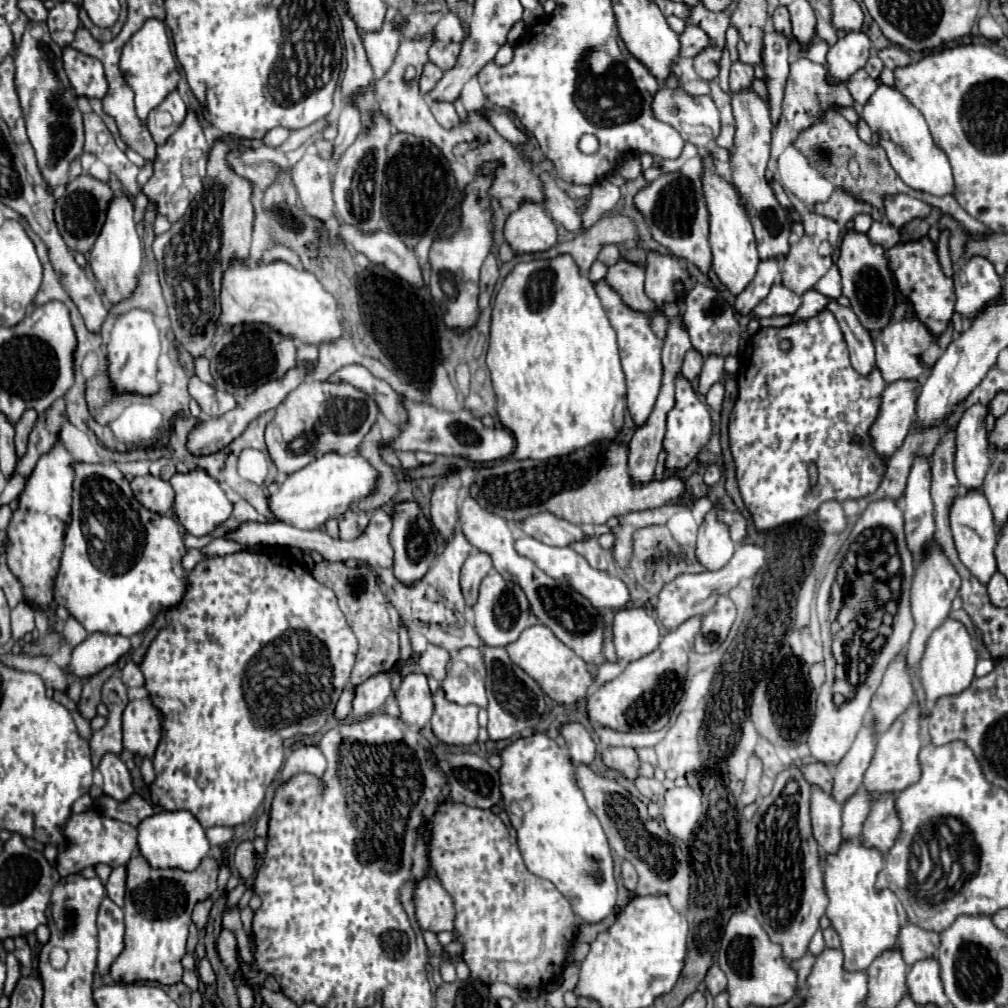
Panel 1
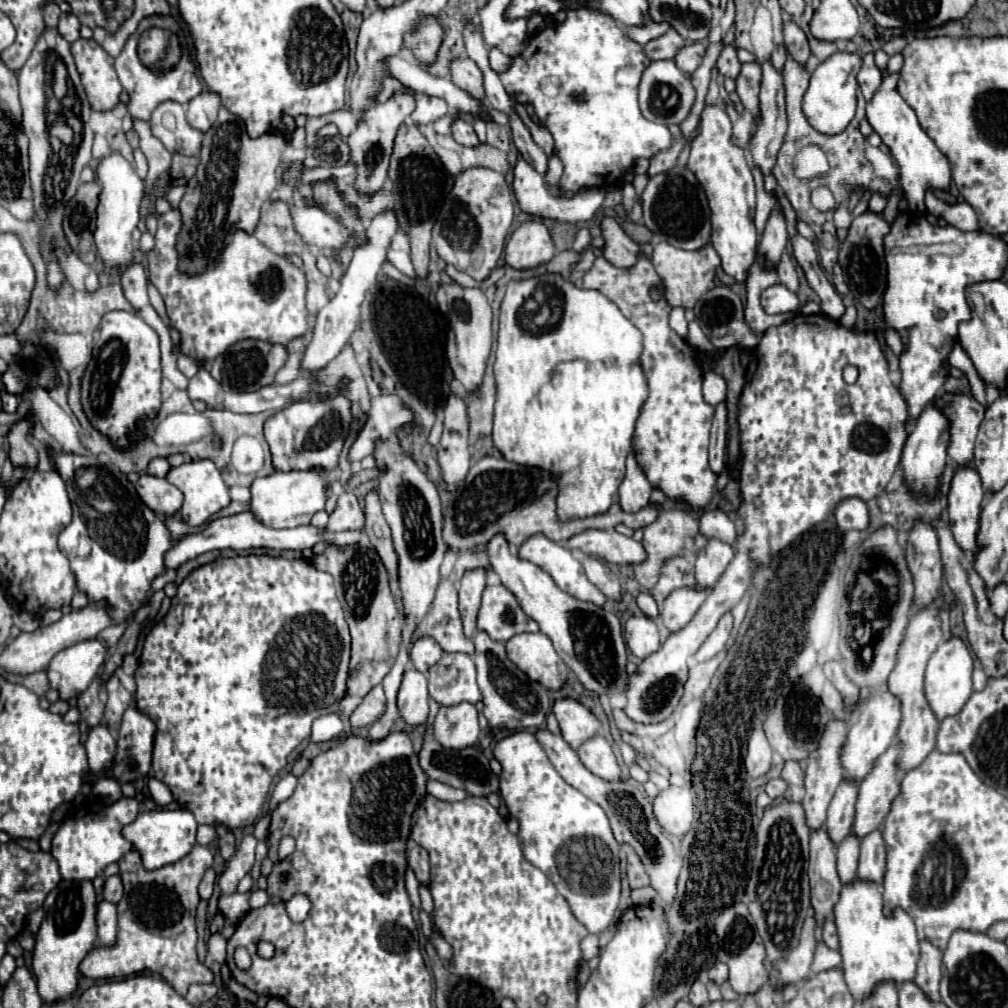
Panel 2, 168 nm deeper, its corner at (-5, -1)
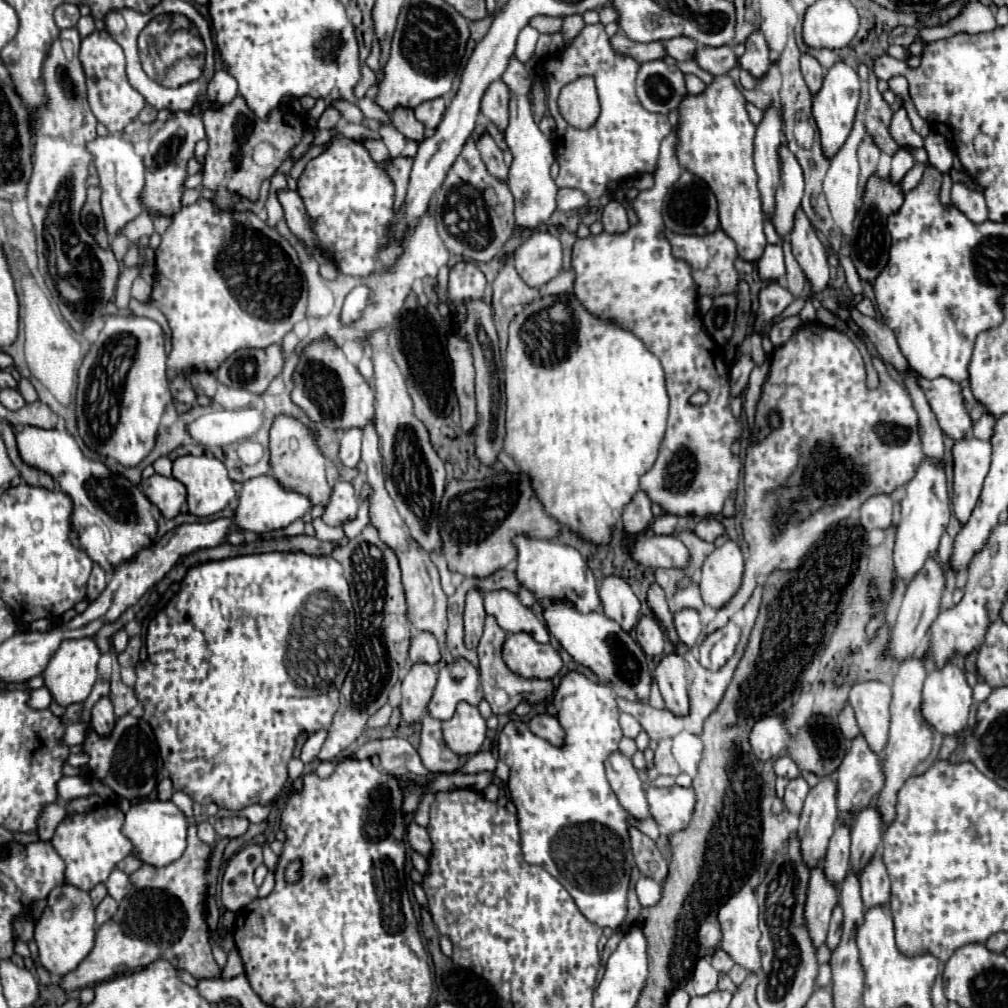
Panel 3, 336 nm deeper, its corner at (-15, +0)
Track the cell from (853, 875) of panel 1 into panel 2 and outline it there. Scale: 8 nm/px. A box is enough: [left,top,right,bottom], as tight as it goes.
[833,878,919,1000]

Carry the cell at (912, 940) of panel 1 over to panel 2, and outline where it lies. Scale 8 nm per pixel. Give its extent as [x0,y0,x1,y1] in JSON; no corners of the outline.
[915,940,943,1000]

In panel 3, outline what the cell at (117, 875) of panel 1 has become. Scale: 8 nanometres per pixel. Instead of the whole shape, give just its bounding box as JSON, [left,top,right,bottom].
[107,869,129,901]

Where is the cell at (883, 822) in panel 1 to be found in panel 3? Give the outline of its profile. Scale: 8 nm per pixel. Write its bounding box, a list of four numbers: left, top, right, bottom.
[859,857,891,911]

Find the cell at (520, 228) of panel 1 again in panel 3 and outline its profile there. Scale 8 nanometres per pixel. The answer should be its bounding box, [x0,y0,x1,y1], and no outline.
[513,231,561,289]

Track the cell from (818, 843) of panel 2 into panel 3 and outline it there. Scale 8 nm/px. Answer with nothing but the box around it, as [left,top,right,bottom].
[805,867,839,949]

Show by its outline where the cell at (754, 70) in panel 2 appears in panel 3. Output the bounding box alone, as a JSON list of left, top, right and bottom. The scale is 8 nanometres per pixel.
[739,29,771,77]

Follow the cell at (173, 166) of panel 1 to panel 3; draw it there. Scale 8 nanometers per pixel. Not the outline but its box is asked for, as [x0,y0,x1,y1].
[207,69,237,103]

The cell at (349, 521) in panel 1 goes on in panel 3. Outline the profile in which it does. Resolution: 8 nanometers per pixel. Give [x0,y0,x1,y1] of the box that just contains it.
[321,481,359,527]

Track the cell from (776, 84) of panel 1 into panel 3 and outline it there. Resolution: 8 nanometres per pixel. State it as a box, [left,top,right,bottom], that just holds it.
[755,107,783,217]

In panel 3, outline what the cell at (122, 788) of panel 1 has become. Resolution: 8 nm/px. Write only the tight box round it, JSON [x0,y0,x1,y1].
[91,697,115,735]

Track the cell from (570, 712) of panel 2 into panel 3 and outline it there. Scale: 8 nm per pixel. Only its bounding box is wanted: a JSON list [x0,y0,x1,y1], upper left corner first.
[497,671,633,929]

